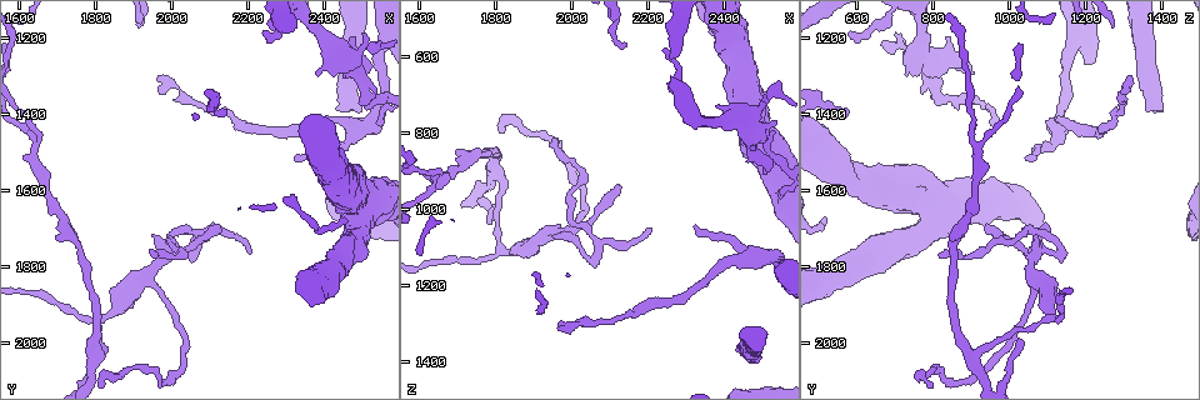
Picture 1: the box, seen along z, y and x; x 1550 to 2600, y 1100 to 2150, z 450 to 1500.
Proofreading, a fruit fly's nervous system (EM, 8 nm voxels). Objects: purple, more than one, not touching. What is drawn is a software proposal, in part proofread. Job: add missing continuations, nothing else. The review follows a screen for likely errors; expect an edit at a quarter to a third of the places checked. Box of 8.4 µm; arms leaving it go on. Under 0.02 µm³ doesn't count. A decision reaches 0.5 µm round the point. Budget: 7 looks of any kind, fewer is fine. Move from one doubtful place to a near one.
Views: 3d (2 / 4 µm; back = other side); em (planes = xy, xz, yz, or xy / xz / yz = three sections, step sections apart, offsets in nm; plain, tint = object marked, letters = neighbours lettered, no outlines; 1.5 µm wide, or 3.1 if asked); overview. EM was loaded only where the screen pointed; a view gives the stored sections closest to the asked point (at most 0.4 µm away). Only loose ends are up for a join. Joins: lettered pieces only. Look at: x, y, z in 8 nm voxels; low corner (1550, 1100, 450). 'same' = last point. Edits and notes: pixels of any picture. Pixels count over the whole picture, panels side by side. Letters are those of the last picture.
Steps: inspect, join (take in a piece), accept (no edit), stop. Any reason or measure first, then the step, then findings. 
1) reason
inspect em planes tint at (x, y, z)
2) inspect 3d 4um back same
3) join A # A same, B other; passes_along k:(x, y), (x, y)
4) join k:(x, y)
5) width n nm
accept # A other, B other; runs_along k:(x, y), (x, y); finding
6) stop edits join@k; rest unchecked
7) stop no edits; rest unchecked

branch stops here
inspect em xz step 4 tint at (2205, 1755, 1050)

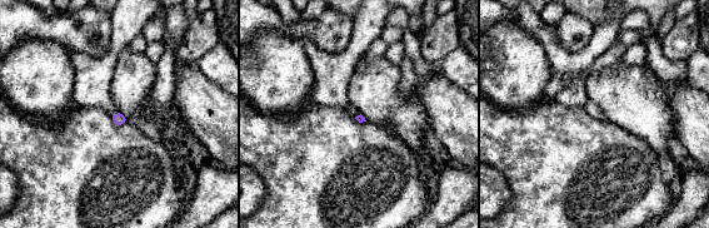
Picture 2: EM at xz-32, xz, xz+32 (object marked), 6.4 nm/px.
another direction
inspect em planes letters same

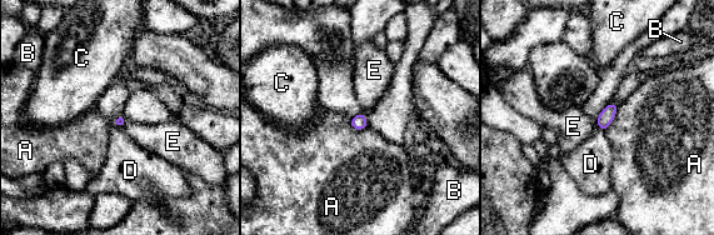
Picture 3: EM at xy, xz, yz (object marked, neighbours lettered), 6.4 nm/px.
accept # A other, B other, C other, D other, E other; border 3:(126, 119), (121, 128); no lettered piece goes on from it

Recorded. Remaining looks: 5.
branch stops here
inspect 3d 2um at (1955, 1720, 1075)

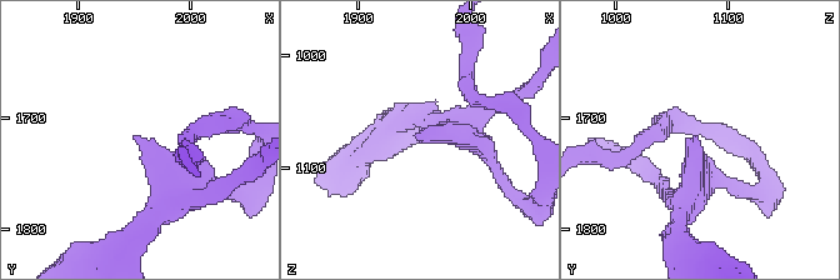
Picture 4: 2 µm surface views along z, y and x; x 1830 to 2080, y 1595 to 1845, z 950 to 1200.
arms 3
inspect em xz step 4 tint at (1956, 1720, 1076)

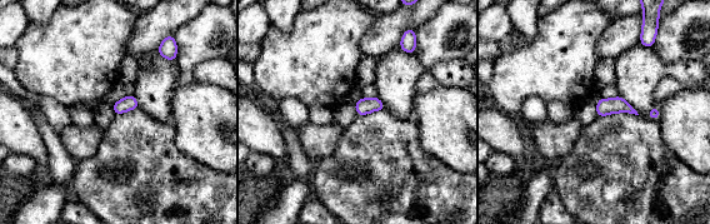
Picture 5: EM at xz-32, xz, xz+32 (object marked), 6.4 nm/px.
another direction
inspect em planes letters same

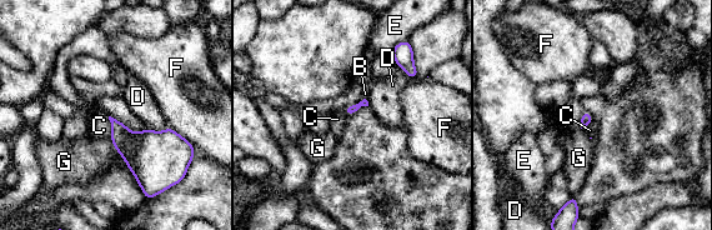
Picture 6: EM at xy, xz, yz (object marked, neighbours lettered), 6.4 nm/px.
longest_contact F 220 nm
accept # B other, C other, D other, E other, F other, G other; border 6:(108, 116), (110, 138); none of them fits

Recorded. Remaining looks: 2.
tapers out
inspect em yz step 4 letters at (2325, 1515, 1045)

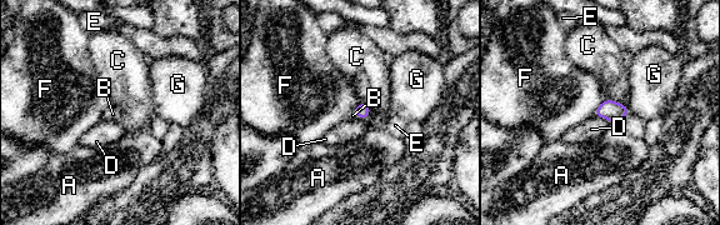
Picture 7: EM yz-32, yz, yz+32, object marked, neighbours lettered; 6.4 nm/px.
inspect em planes letters same

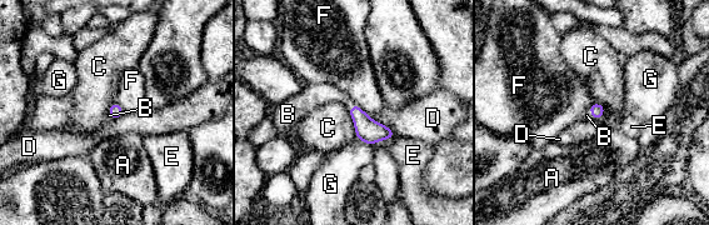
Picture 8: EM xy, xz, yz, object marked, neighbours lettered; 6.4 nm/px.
join B # A other, B same, C other, D other, E other, F other, G other; passes_along 8:(595, 109), (592, 113), (587, 115); the neuron continues

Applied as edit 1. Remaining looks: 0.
stop edits join@8; rest unchecked

